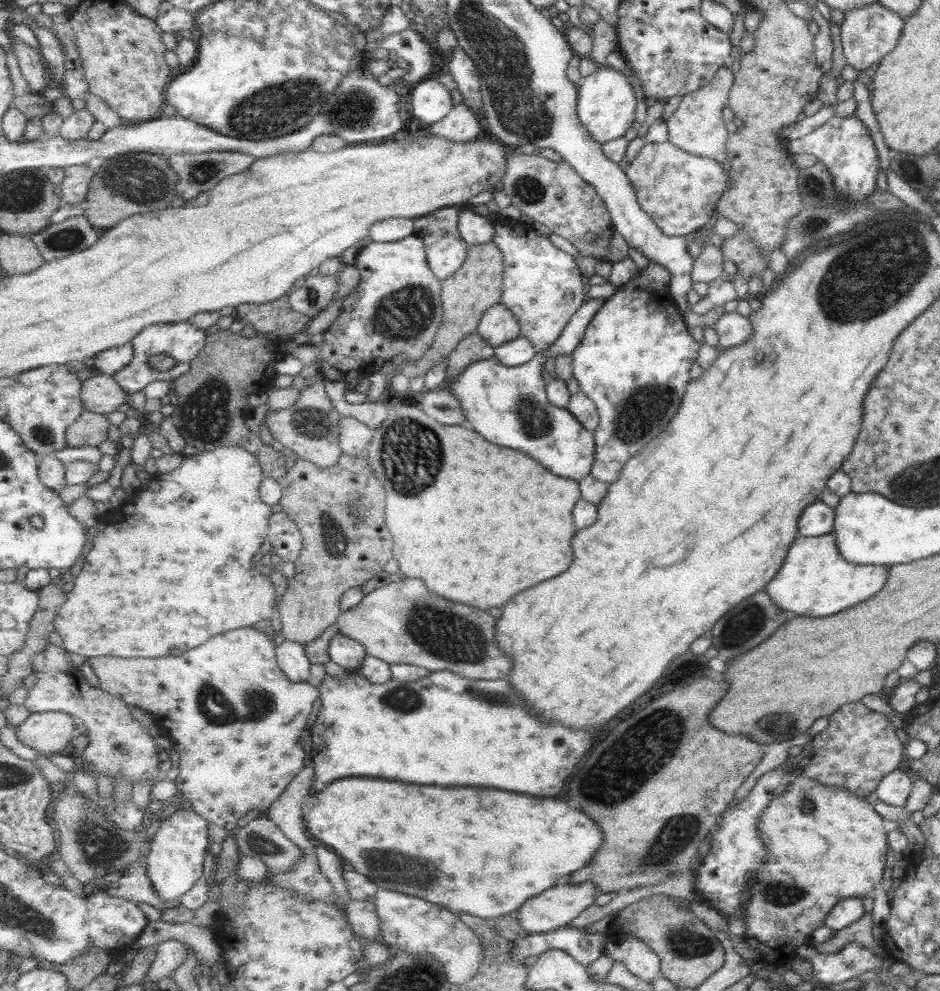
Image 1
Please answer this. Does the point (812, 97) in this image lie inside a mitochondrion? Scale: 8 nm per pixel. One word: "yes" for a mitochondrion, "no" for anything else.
no

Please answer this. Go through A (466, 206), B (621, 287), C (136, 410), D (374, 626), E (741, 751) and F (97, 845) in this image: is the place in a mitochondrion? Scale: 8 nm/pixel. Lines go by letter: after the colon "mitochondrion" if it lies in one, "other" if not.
A: other
B: other
C: other
D: other
E: other
F: mitochondrion

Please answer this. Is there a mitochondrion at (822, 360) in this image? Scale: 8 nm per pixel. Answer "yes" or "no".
no

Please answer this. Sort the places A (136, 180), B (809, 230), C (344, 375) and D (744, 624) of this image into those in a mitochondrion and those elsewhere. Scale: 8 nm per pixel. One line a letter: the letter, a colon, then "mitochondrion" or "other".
A: mitochondrion
B: mitochondrion
C: other
D: mitochondrion

